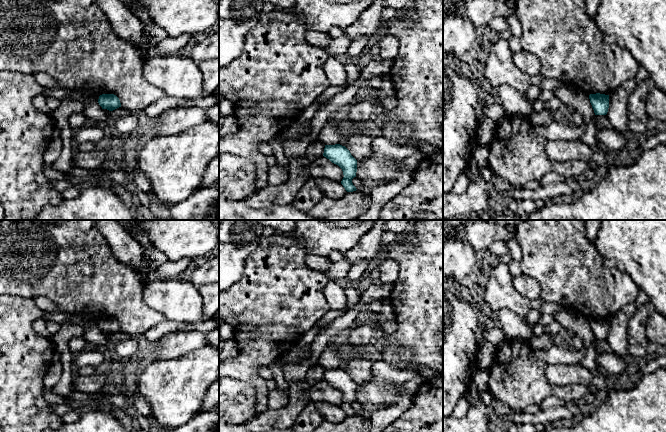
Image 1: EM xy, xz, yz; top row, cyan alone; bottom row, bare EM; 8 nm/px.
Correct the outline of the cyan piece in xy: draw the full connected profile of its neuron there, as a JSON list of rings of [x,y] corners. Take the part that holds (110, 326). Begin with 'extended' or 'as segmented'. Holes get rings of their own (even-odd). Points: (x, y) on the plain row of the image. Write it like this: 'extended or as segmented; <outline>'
as segmented; [[[114,318],[100,319],[98,323],[98,327],[102,331],[102,333],[107,333],[109,335],[113,335],[121,331],[119,322]]]

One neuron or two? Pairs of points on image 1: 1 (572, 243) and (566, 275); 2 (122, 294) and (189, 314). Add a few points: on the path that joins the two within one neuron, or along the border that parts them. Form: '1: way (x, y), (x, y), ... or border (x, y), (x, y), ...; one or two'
1: way (566, 251), (566, 267); one
2: border (145, 283), (144, 301), (163, 314); two

